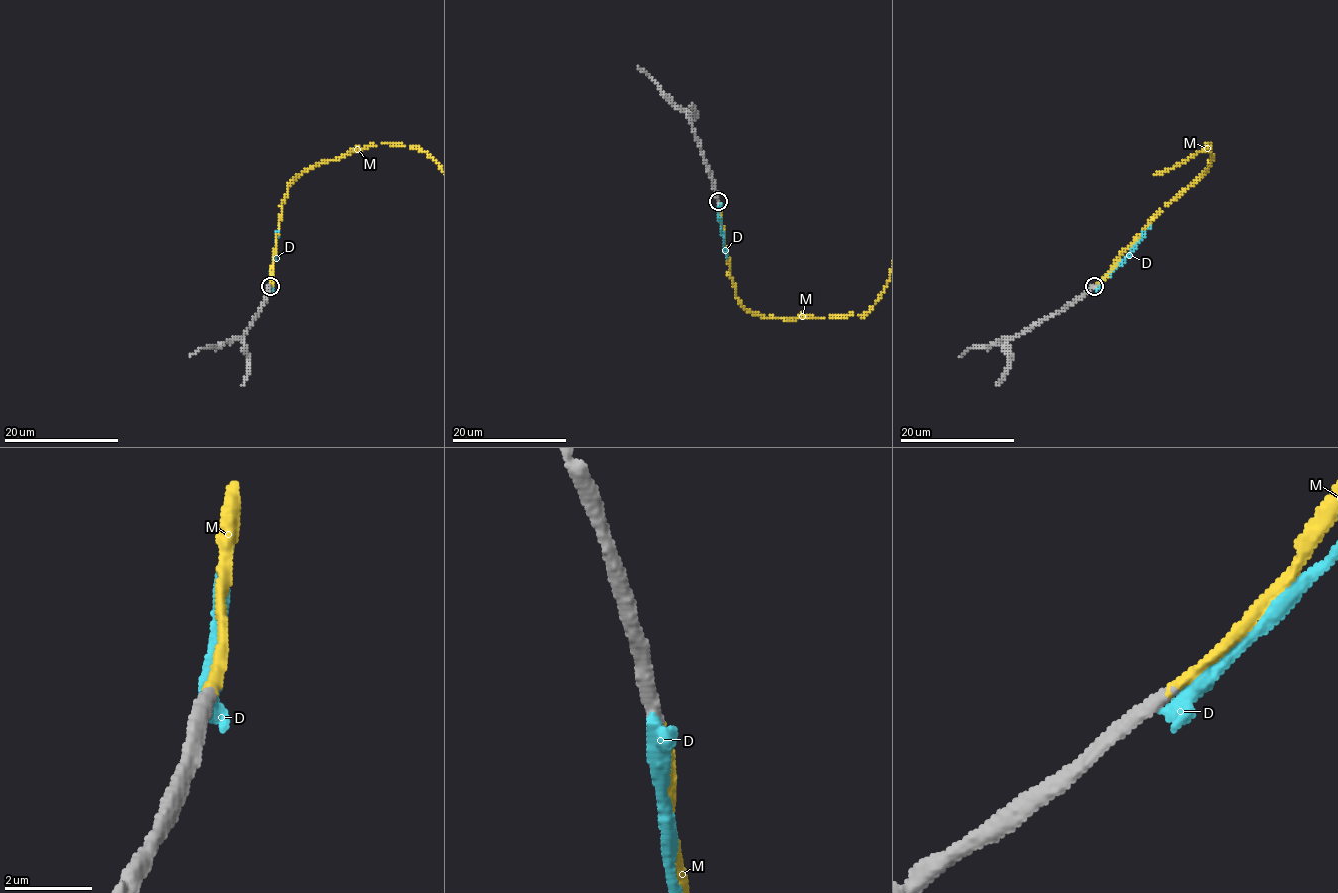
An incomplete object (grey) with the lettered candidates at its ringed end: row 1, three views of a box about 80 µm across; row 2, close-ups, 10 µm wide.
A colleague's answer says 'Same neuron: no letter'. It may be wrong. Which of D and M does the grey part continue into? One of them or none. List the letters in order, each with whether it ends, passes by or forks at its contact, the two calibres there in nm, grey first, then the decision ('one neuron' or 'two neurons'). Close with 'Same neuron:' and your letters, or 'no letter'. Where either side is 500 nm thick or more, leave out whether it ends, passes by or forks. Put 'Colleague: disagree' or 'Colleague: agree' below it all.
D: it ends there; 380 nm thick on the grey side, 480 nm on the other; two neurons
M: it ends there; 340 nm thick on the grey side, 260 nm on the other; one neuron
Same neuron: M
Colleague: disagree

